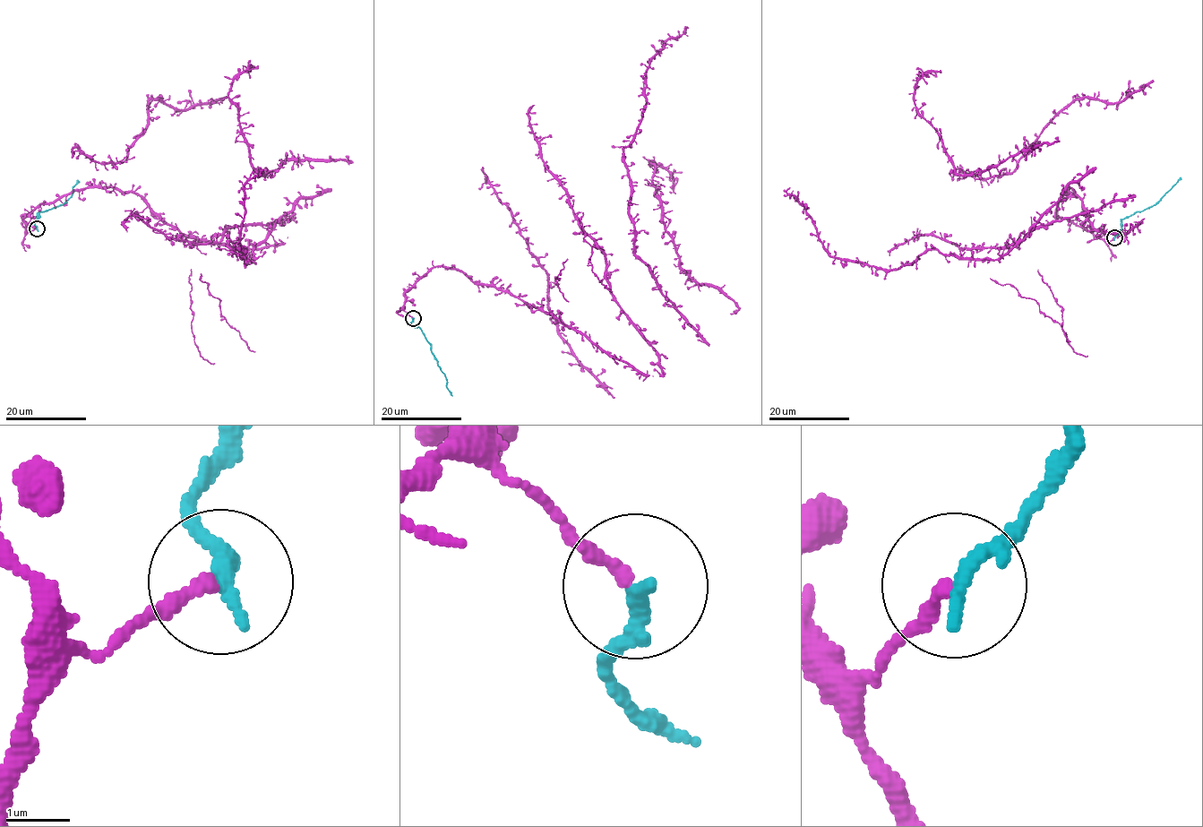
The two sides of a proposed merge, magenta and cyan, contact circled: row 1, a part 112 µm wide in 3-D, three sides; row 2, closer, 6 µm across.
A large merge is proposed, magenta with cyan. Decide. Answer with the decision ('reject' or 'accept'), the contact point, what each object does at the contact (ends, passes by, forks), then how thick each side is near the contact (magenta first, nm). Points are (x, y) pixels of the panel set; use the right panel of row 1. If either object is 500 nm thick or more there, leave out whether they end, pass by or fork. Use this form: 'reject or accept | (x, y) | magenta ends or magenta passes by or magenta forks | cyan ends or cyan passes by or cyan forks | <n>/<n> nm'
reject | (1114, 237) | magenta ends | cyan ends | 220/280 nm

